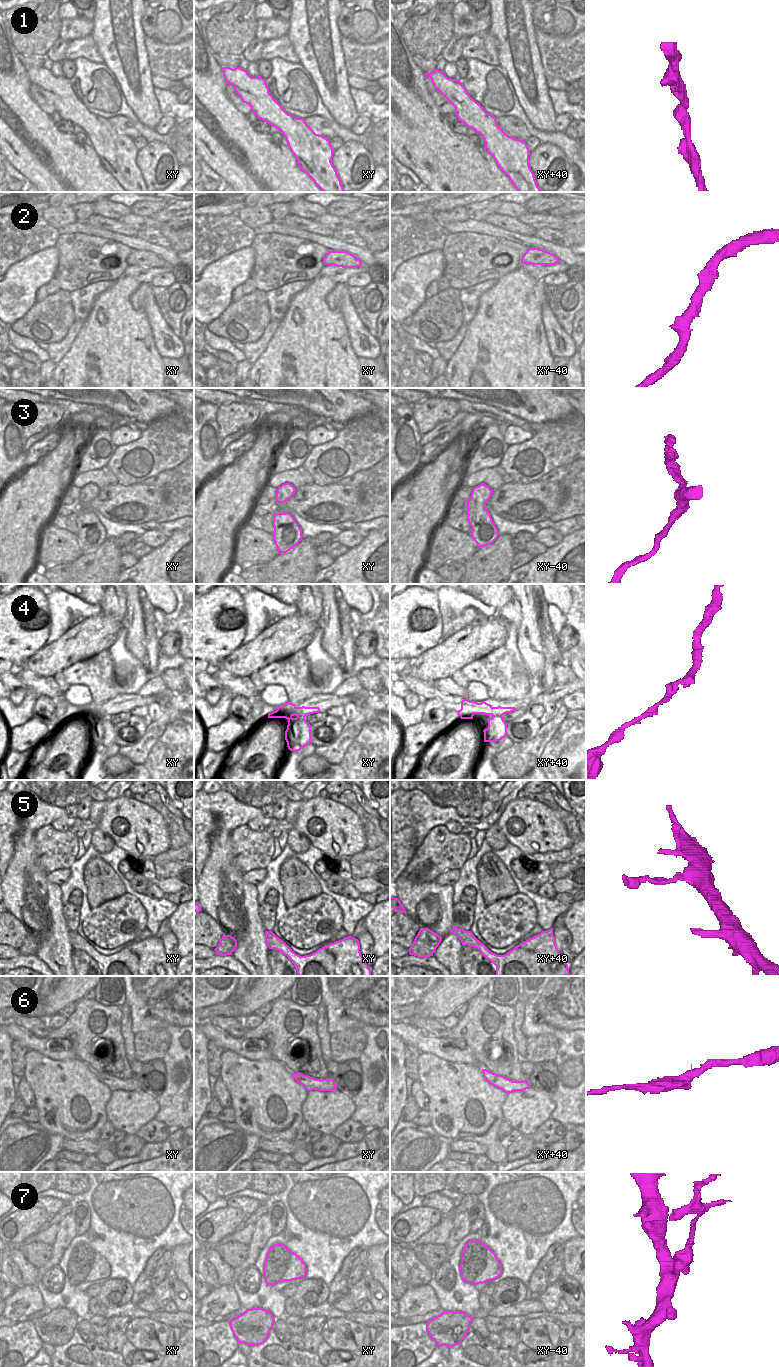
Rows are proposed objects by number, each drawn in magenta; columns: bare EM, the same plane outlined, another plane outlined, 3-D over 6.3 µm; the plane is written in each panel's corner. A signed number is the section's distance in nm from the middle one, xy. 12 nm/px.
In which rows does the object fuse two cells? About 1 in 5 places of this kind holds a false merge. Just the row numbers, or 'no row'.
7

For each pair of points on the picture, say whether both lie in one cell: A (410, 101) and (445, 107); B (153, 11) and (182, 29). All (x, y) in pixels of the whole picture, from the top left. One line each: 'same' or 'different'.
A: different
B: same

